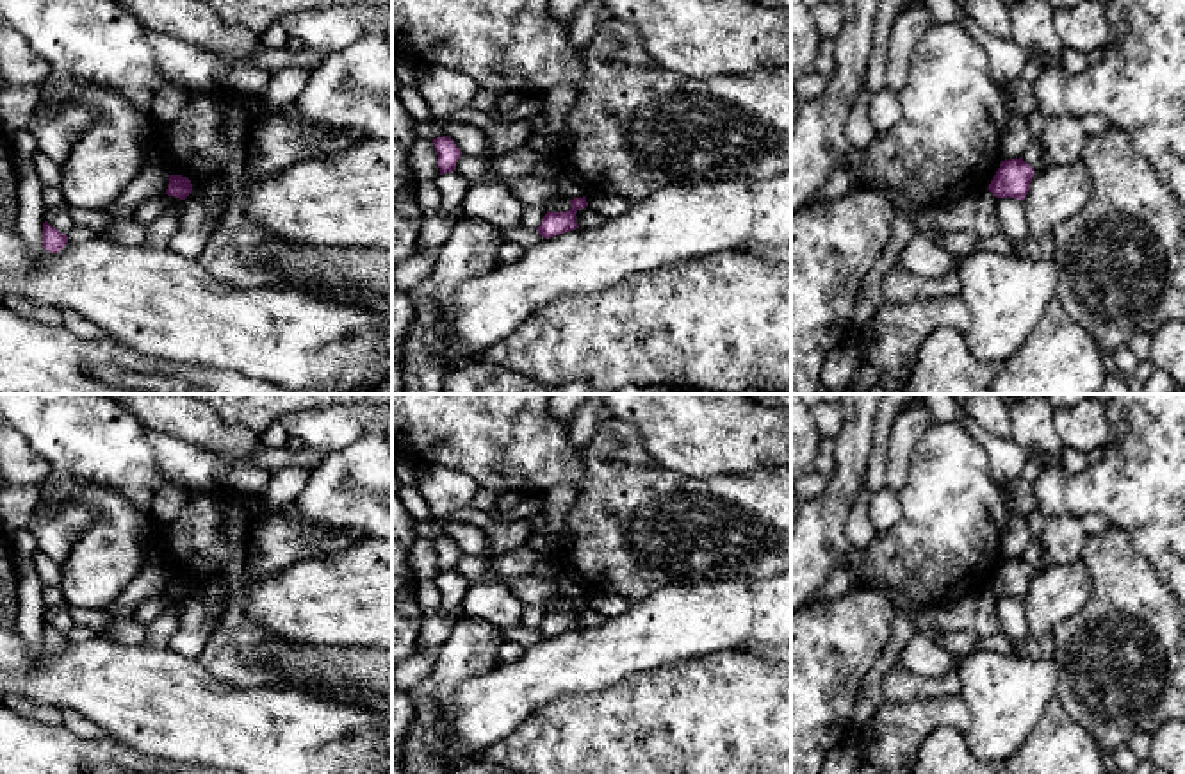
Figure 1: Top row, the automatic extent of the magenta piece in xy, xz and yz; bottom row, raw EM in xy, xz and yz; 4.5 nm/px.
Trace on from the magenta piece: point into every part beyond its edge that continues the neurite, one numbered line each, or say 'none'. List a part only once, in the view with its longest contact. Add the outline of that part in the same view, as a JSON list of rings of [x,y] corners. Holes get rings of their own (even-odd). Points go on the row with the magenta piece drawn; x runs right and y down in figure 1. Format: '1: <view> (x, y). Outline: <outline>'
none

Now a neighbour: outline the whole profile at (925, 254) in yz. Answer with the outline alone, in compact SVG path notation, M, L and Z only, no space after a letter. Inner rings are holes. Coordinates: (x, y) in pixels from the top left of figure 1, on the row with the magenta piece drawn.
M916 232L896 259L896 268L932 280L944 280L957 262L944 246L946 235L941 232Z

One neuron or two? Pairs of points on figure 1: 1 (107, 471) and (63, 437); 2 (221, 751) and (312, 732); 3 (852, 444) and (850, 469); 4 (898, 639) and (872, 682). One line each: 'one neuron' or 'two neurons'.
1: one neuron
2: one neuron
3: one neuron
4: one neuron

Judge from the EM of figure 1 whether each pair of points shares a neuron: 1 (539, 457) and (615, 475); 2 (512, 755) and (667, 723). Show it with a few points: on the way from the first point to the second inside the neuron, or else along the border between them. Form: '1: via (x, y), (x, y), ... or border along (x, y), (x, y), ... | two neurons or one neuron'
1: border along (585, 446), (583, 482), (576, 491) | two neurons
2: via (551, 746), (574, 737), (619, 737), (628, 733) | one neuron

